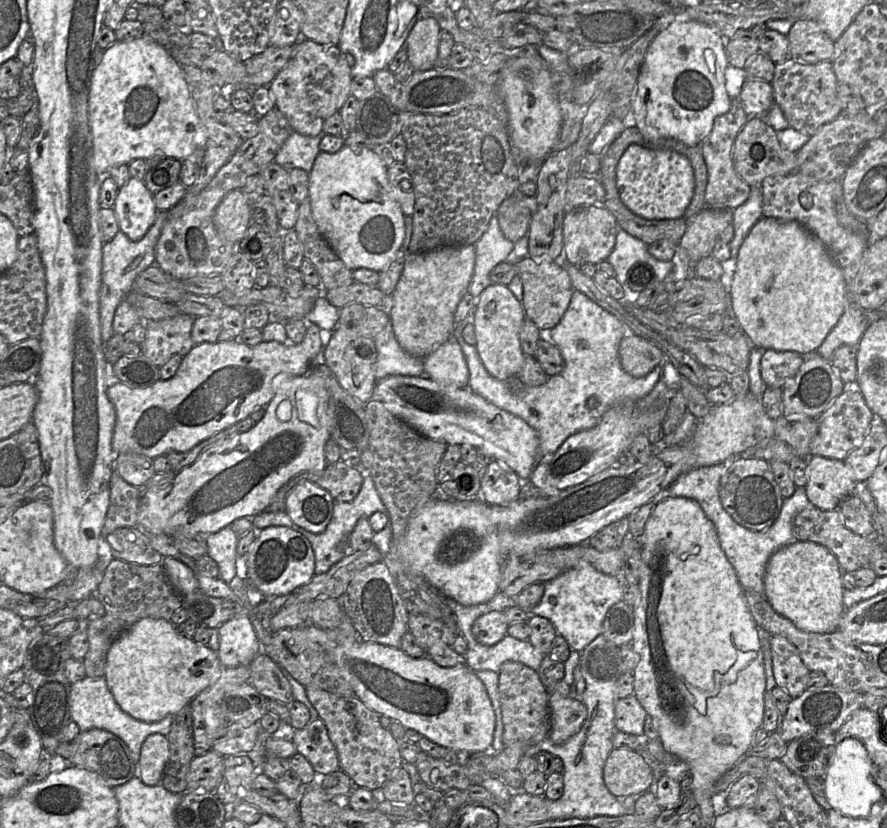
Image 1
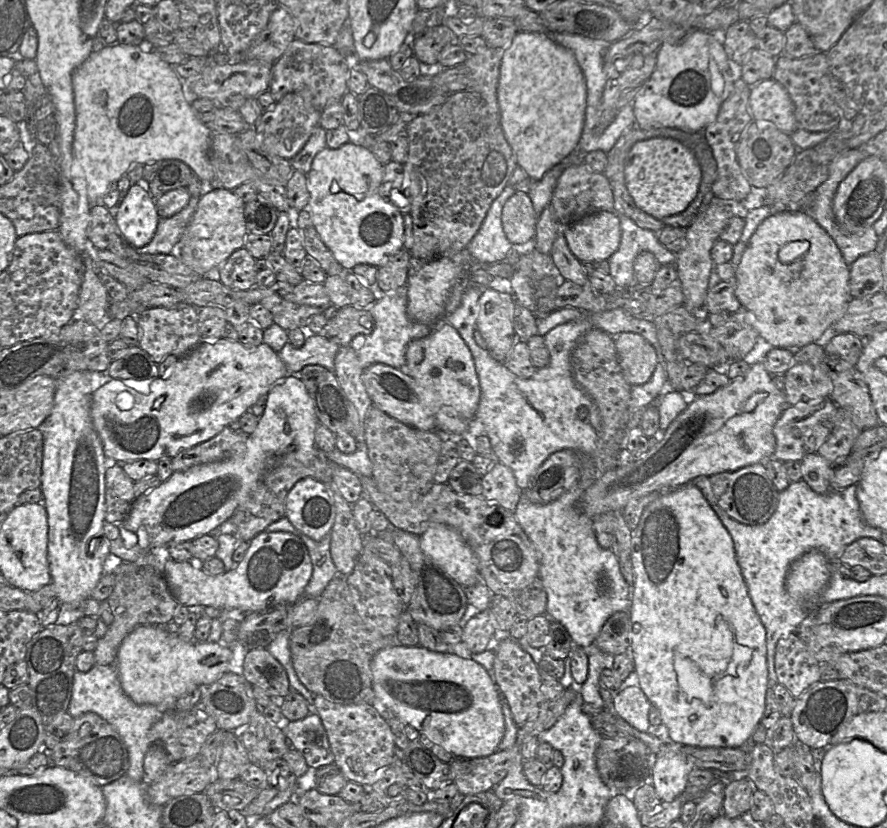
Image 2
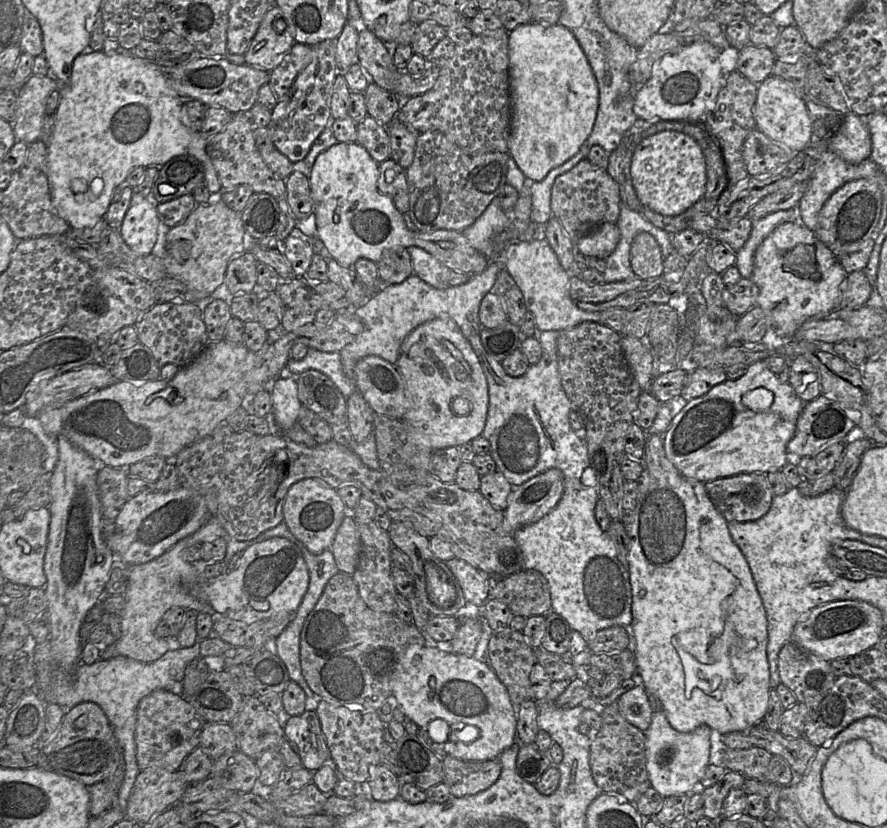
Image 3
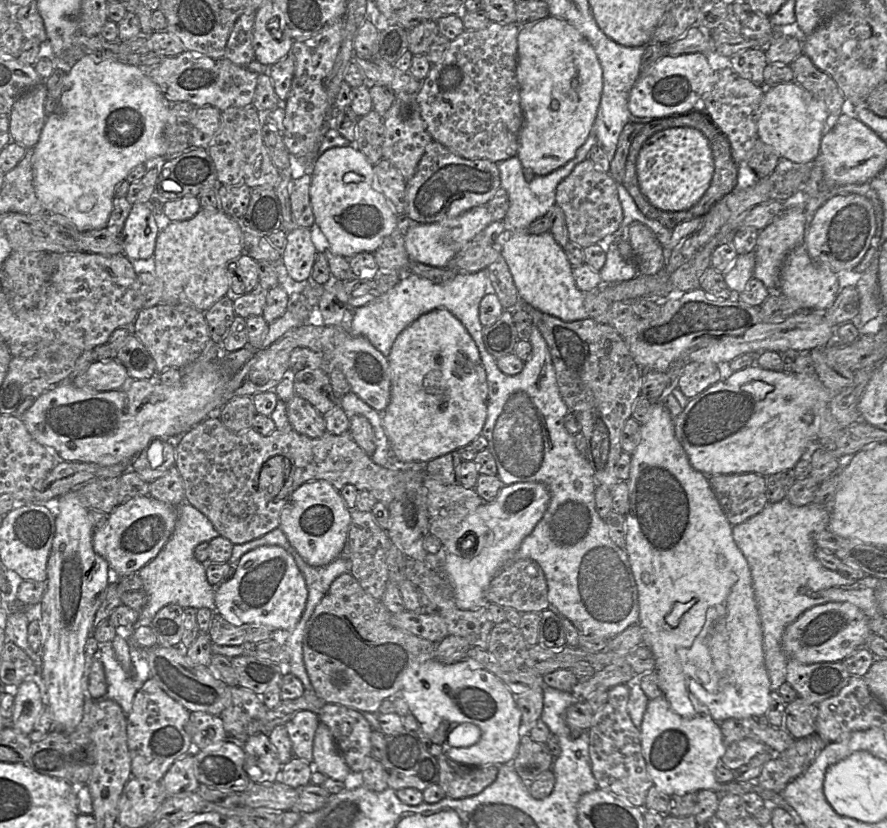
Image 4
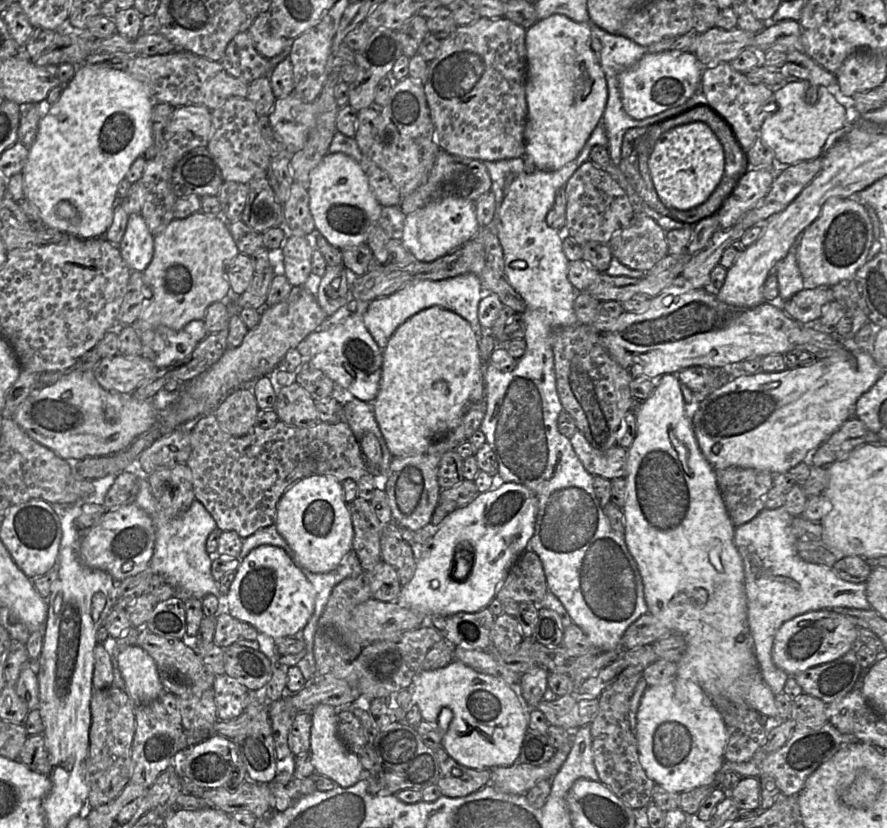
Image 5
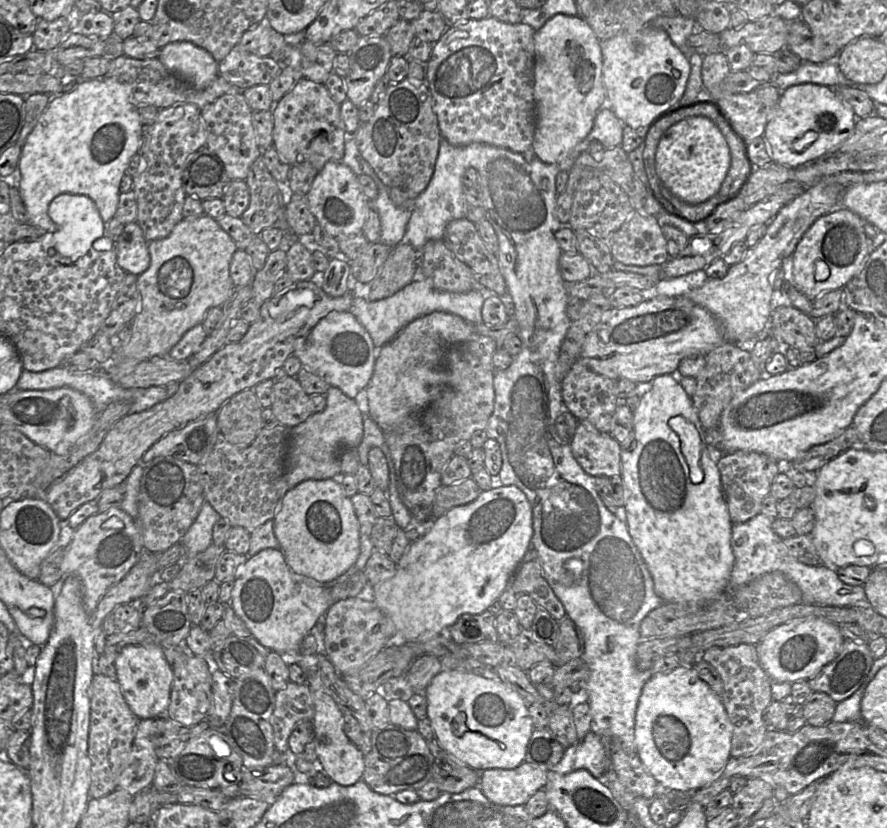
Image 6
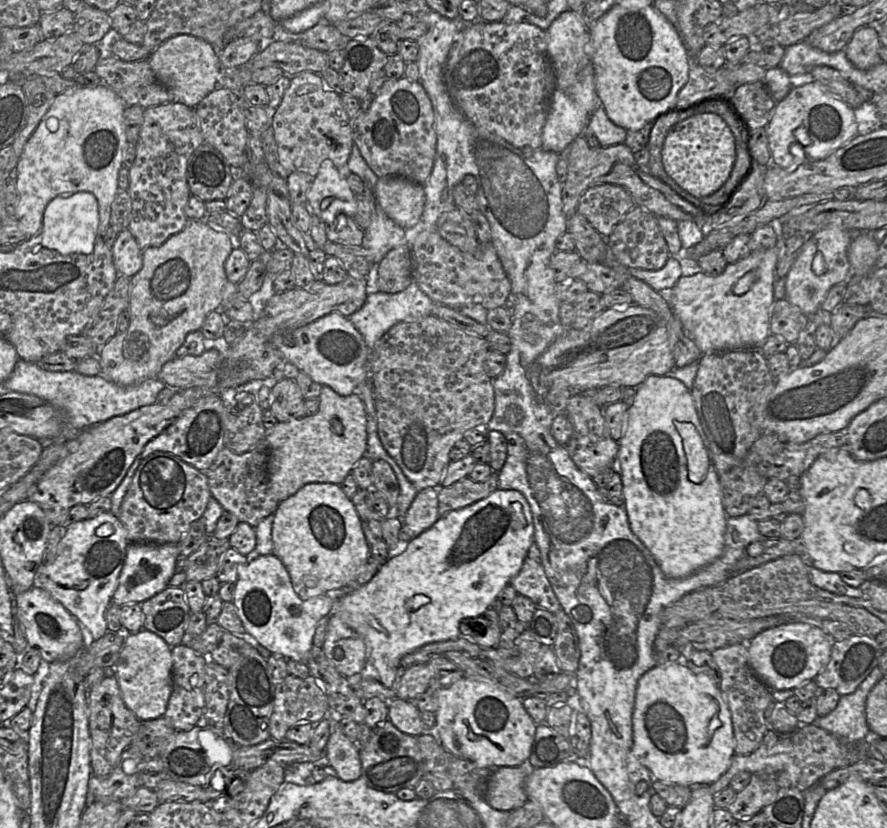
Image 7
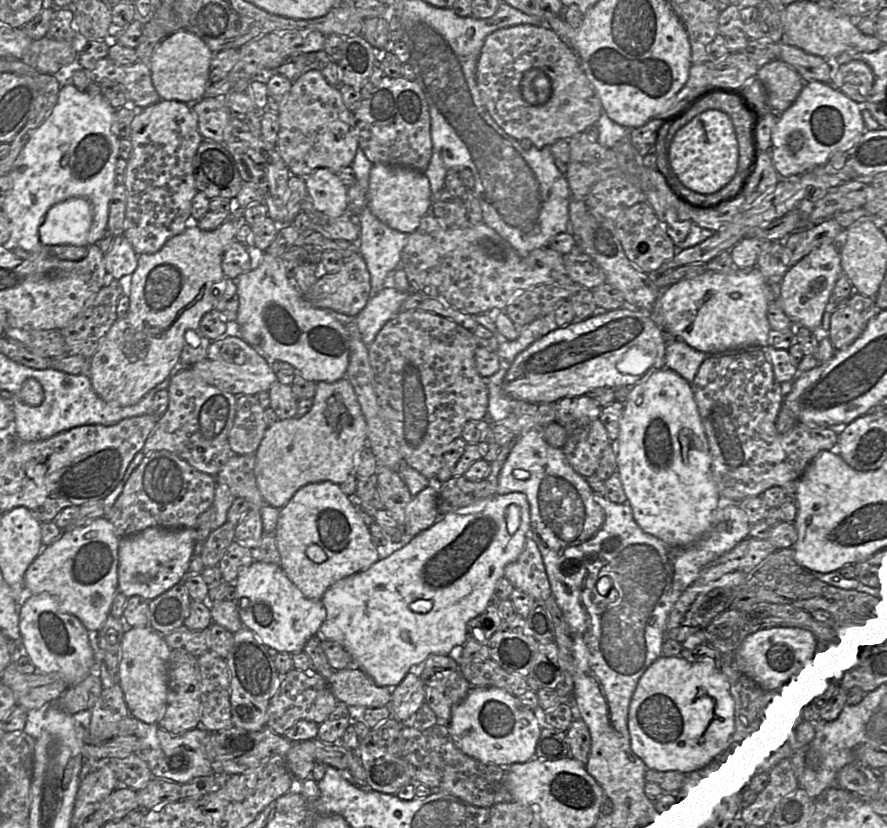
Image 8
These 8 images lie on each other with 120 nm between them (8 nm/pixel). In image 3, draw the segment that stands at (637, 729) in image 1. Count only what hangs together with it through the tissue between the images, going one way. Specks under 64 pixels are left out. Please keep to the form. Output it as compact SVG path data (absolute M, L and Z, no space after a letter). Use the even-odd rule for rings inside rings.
M643 684L621 695L617 704L620 714L631 725L647 732L652 721L652 710Z

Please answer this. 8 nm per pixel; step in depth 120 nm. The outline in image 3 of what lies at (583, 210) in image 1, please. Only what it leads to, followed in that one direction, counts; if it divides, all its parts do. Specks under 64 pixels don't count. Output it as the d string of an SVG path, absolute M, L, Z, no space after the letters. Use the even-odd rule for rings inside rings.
M605 222L583 236L576 248L584 256L606 259L617 247L620 230L617 223Z

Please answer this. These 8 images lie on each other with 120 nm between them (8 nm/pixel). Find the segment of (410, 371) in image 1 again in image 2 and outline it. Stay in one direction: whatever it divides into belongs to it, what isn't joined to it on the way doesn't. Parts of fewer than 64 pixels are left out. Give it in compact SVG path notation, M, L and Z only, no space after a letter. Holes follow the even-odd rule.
M400 287L396 291L379 294L376 301L369 307L374 320L374 329L363 347L356 351L360 367L364 370L373 364L384 364L395 369L405 366L405 352L407 345L416 339L428 336L434 326L427 326L411 320L406 312L407 297L406 287Z

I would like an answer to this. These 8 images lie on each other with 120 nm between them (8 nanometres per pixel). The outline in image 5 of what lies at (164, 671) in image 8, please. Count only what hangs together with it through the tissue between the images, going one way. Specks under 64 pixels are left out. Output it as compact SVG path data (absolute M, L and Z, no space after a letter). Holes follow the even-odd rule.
M140 646L123 649L118 655L118 666L126 693L136 704L155 700L164 689L154 659Z

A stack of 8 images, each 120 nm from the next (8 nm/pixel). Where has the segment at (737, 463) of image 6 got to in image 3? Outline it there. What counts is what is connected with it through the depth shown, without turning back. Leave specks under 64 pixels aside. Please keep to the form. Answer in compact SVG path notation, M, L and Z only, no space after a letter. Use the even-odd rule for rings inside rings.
M745 473L708 481L705 489L727 522L749 522L763 517L774 497L766 474Z

